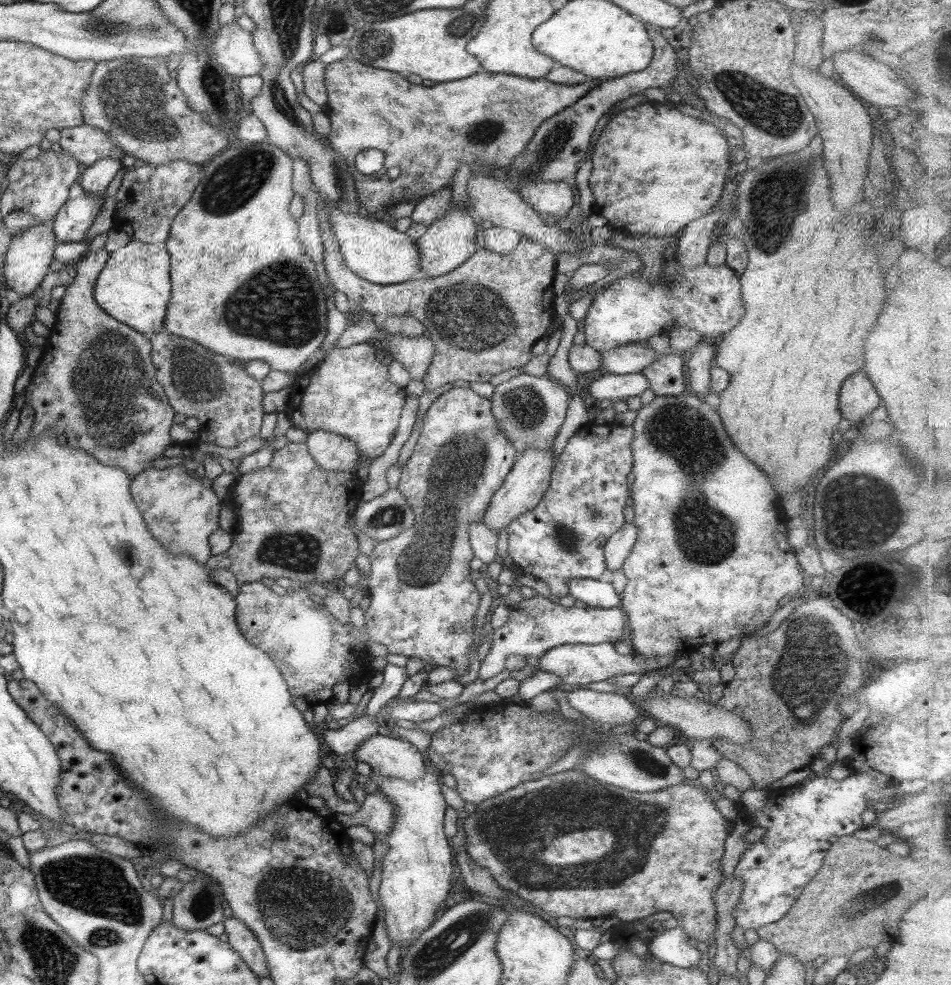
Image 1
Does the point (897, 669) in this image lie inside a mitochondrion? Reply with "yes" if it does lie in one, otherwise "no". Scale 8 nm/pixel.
no

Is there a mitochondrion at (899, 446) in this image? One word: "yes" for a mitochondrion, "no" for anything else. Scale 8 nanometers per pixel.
no

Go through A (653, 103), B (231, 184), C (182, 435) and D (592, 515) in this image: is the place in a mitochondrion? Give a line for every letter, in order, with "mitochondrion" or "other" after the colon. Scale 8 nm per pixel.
A: other
B: mitochondrion
C: other
D: mitochondrion

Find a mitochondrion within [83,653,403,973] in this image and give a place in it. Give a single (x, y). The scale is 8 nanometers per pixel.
(285, 912)

